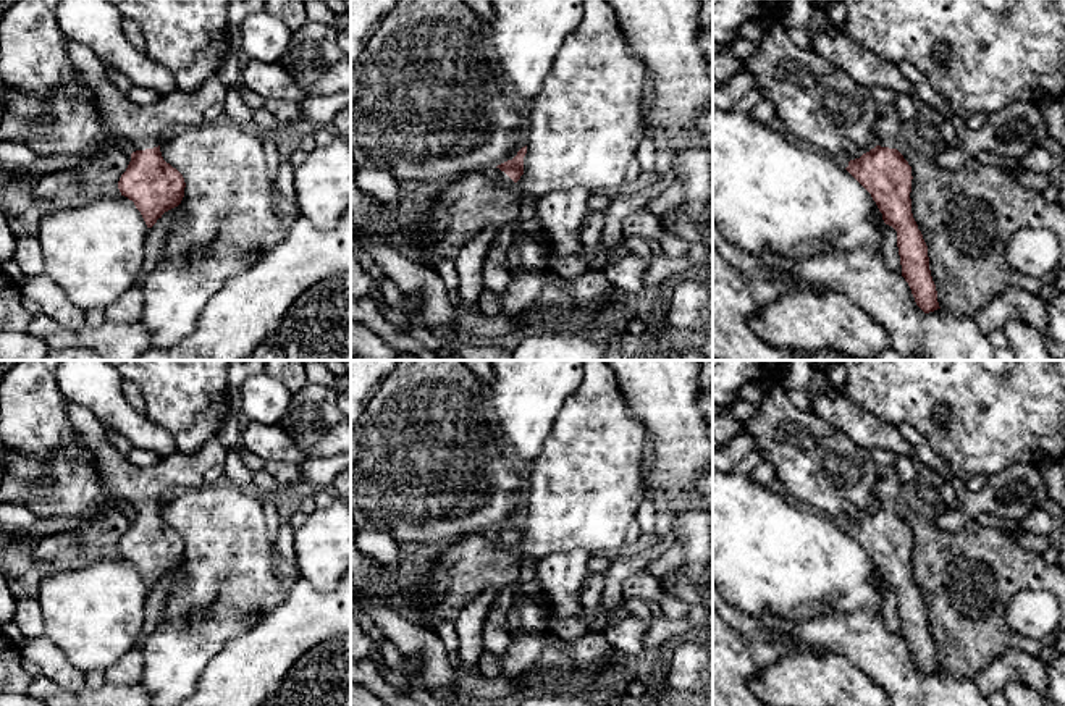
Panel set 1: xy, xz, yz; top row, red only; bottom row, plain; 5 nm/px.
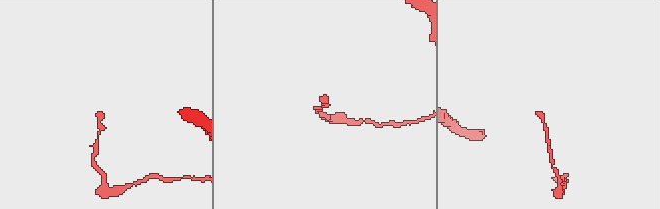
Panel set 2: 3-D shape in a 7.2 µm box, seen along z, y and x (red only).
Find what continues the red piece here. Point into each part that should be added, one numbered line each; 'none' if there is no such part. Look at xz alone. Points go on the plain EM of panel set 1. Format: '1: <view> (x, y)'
1: xz (500, 538)

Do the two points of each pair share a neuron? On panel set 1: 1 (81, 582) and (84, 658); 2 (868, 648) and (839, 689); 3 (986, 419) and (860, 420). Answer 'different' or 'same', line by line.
1: same
2: different
3: different

